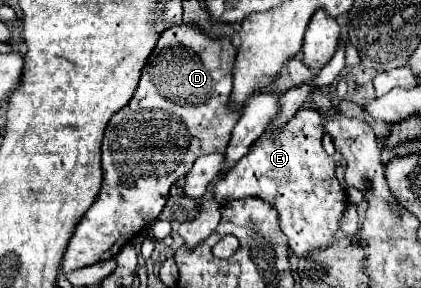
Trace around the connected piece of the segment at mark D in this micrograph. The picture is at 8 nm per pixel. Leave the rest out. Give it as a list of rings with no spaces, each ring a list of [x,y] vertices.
[[[181,24],[167,28],[149,56],[149,62],[141,70],[139,86],[129,100],[107,124],[103,138],[103,184],[97,196],[97,202],[87,210],[87,214],[77,224],[69,248],[65,250],[65,258],[61,262],[63,272],[71,272],[77,268],[85,268],[97,264],[107,258],[115,258],[119,250],[135,238],[141,228],[147,228],[155,222],[159,212],[163,210],[169,188],[179,178],[183,178],[195,158],[213,152],[225,152],[229,144],[231,130],[237,124],[239,110],[231,108],[231,88],[233,88],[233,62],[237,50],[229,42],[229,38],[211,38],[195,24]]]

